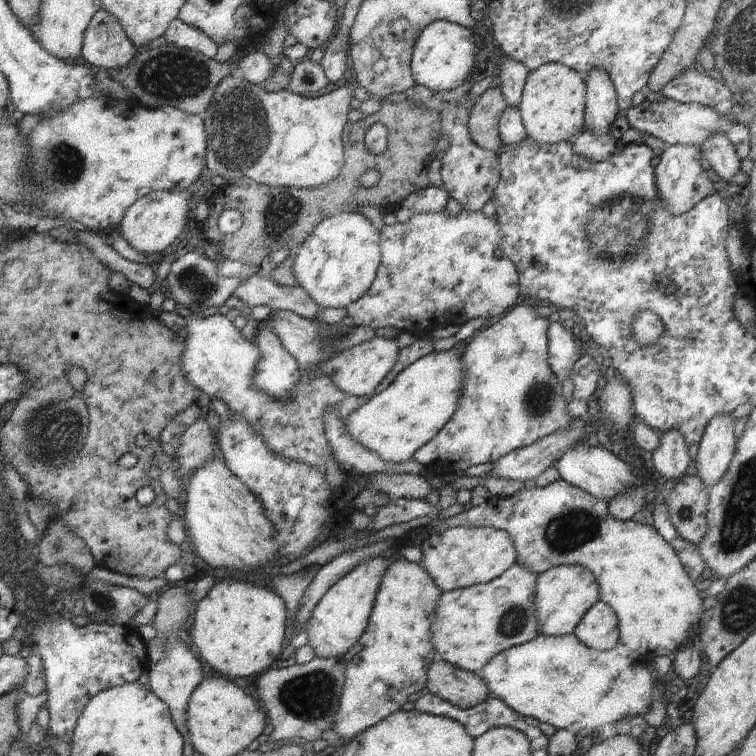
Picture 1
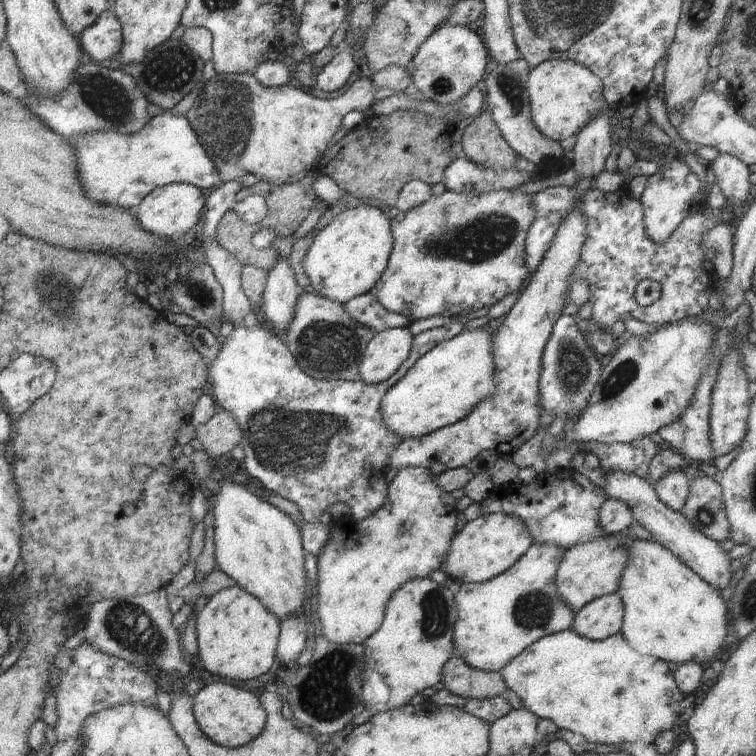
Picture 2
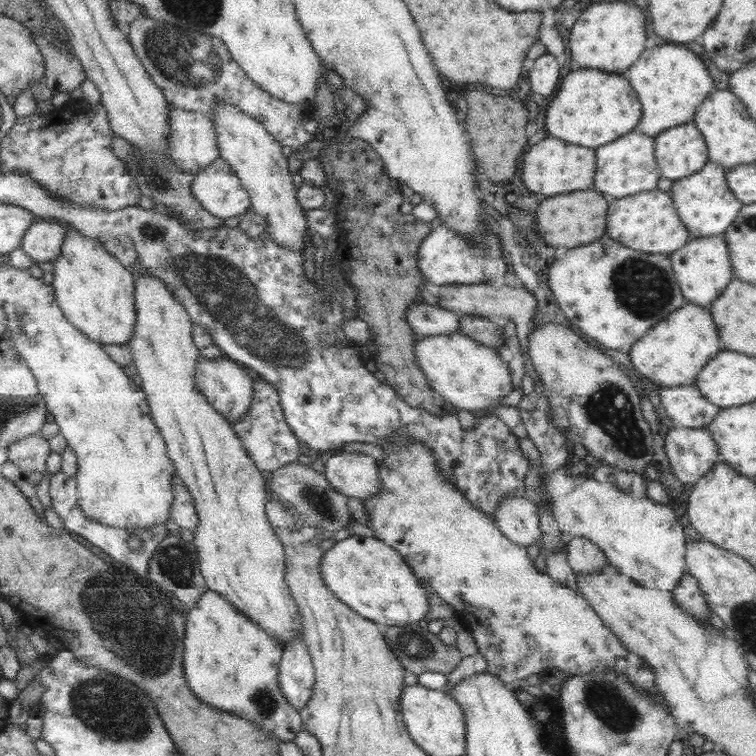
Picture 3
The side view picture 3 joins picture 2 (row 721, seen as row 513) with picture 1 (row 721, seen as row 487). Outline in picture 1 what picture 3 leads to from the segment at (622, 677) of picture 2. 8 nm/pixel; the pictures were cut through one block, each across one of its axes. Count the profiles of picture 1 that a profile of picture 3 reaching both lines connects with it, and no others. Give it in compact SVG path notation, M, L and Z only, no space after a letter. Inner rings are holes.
M574 634L562 637L544 637L543 635L538 635L537 638L534 638L532 641L514 646L513 648L496 654L477 674L483 679L483 682L487 684L488 688L490 688L490 694L495 698L502 699L503 702L517 714L520 714L522 717L530 716L541 722L546 722L546 724L554 726L557 730L572 729L576 736L582 737L583 735L597 734L602 725L620 721L626 716L643 716L648 710L648 705L653 704L655 700L665 700L665 696L663 695L663 681L661 680L659 683L655 682L654 674L652 675L650 670L648 670L649 666L650 662L646 662L644 656L633 652L630 648L626 648L626 646L622 646L621 643L616 646L616 649L610 651L596 651L595 649L587 648L584 644L581 644L575 638Z

